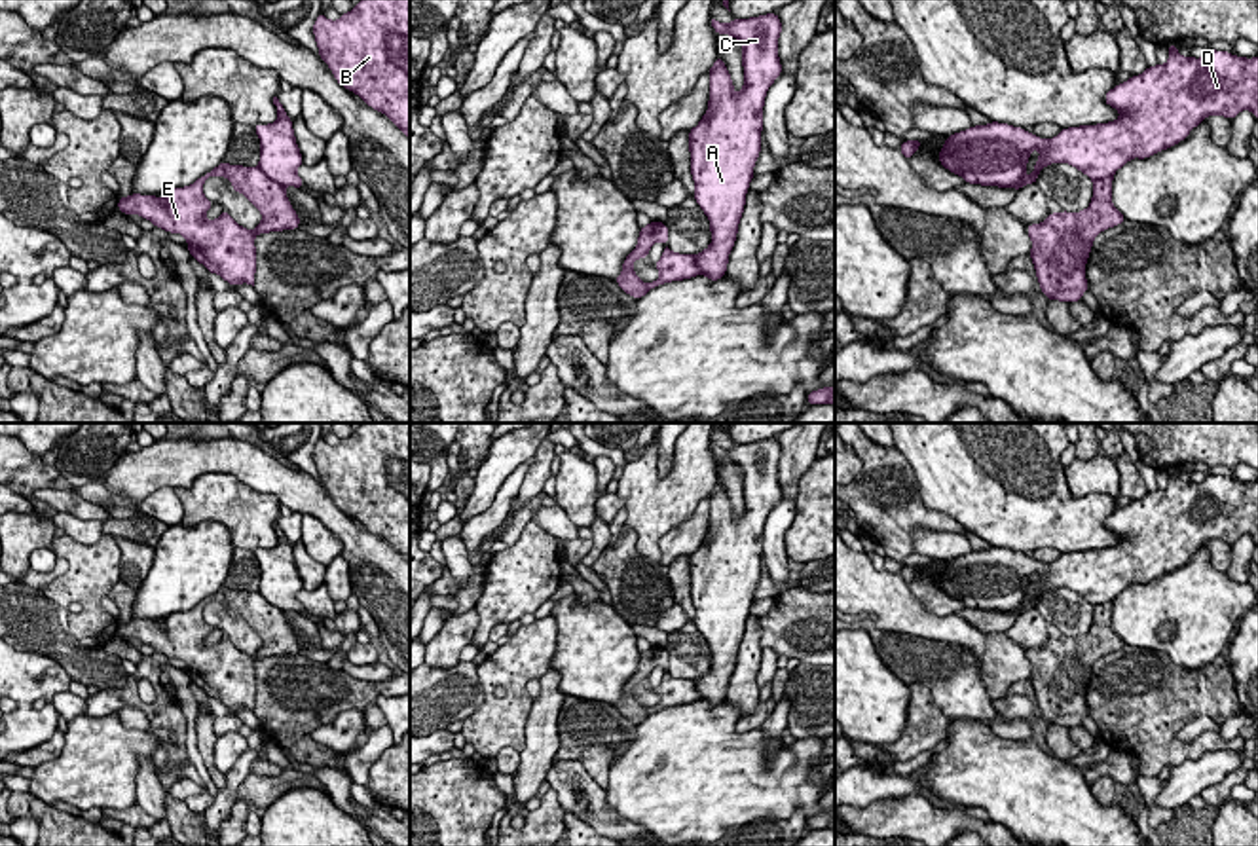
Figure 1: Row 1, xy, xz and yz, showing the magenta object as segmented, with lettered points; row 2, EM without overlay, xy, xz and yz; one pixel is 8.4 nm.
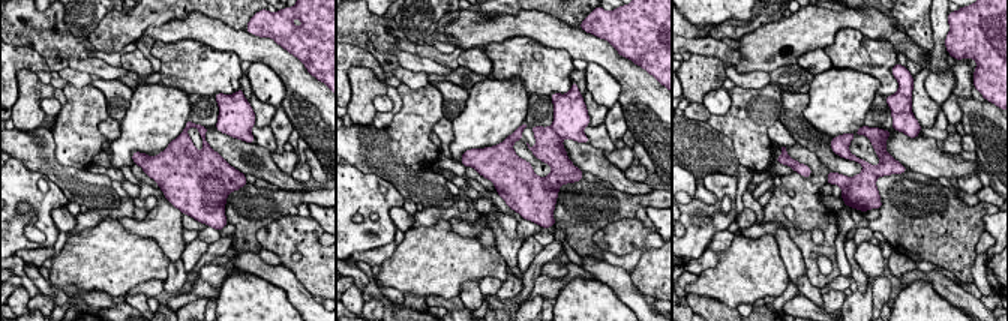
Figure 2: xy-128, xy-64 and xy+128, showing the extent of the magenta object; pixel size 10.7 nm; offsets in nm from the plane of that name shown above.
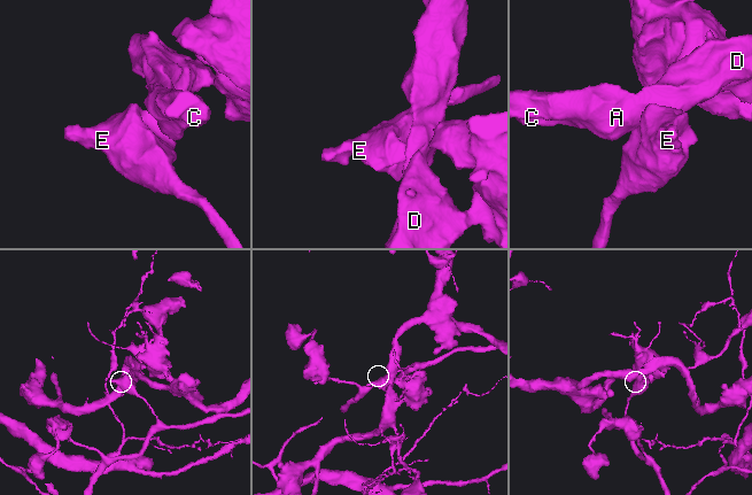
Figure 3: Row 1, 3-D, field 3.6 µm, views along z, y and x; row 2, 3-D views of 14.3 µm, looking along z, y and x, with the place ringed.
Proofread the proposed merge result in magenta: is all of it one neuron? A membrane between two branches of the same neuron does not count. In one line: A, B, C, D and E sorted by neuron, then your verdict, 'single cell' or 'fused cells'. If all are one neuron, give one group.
A B C D / E; fused cells

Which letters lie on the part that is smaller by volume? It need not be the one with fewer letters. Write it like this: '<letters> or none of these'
E

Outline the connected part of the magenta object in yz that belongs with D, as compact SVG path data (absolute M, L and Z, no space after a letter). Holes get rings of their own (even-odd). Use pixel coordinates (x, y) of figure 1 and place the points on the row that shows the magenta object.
M1169 44L1167 49L1165 64L1148 66L1104 95L1104 102L1121 114L1116 121L1061 129L1051 140L1009 123L971 125L947 137L939 150L939 163L968 184L1019 192L1023 186L1038 182L1040 171L1051 163L1068 163L1091 180L1114 176L1133 157L1146 159L1182 142L1212 114L1233 120L1241 110L1250 110L1258 120L1258 57L1247 59L1230 51L1207 49L1201 59L1195 59L1182 57L1176 44ZM1034 148L1040 150L1040 157L1027 178L1025 169Z

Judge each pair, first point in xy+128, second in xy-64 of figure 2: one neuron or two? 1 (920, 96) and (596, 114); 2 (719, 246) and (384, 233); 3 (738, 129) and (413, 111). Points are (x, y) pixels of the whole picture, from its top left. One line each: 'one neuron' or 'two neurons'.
1: one neuron
2: two neurons
3: one neuron

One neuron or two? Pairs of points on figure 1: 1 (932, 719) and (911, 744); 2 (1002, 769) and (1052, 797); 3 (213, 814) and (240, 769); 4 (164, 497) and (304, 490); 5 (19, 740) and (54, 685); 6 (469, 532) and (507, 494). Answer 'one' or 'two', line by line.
1: one
2: one
3: one
4: two
5: one
6: one

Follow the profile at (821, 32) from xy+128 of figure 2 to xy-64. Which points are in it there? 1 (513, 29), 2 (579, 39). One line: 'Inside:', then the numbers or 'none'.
Inside: 1, 2

